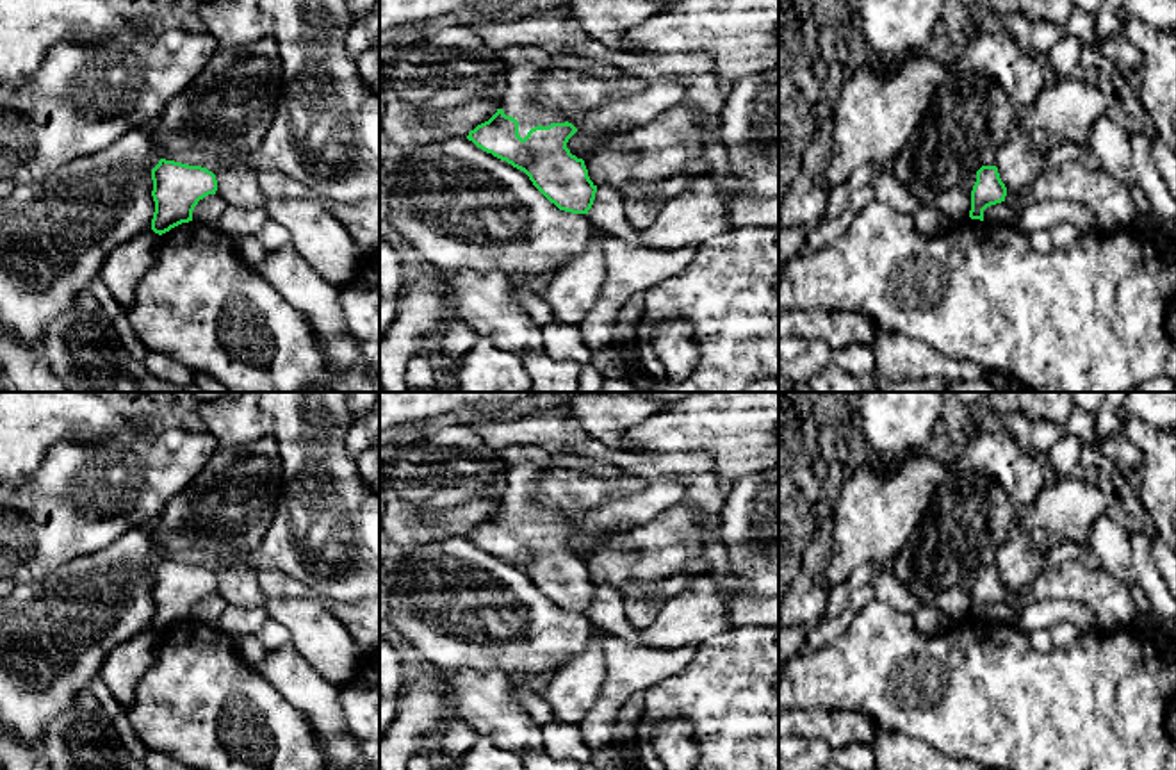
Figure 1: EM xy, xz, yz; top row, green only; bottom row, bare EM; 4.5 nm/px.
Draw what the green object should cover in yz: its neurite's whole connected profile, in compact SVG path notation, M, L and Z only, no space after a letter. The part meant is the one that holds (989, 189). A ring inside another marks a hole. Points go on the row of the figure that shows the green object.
M1073 160L1042 173L1021 192L1005 187L996 166L982 166L971 191L969 217L984 221L984 210L1001 201L1019 209L1042 201L1082 203L1094 212L1103 230L1128 226L1137 214L1126 184Z

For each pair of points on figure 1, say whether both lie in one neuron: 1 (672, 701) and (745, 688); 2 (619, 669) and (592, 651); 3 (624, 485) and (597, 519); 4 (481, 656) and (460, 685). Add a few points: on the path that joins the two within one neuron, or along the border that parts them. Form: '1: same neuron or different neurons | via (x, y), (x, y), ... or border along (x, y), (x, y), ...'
1: same neuron | via (690, 694), (727, 692)
2: different neurons | border along (596, 635), (603, 642), (596, 699)
3: different neurons | border along (649, 485), (633, 494), (608, 498), (572, 516)
4: different neurons | border along (506, 672), (457, 667), (448, 674)

